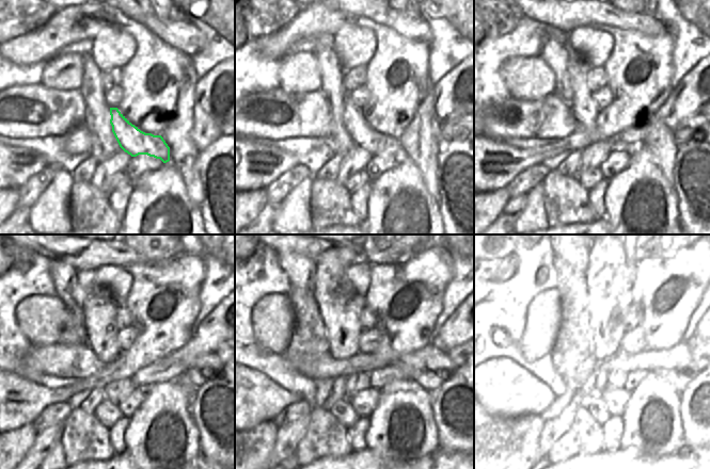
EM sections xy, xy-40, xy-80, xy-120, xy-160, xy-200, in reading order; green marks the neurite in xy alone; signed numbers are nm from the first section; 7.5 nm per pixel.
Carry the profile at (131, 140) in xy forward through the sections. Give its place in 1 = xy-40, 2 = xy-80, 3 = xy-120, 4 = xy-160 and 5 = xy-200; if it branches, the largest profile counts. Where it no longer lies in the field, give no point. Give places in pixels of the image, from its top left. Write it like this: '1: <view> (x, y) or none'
1: xy-40 (376, 143)
2: xy-80 (583, 108)
3: xy-120 (99, 308)
4: xy-160 (341, 306)
5: xy-200 (583, 297)

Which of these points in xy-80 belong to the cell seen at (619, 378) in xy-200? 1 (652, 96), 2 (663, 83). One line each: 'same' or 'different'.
1: different
2: different

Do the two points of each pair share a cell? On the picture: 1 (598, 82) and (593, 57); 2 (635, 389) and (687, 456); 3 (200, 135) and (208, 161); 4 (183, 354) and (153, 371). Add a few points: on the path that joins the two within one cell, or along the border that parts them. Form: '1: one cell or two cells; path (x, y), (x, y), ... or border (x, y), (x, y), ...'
1: two cells; border (590, 66), (602, 67)
2: two cells; border (675, 439), (651, 452)
3: two cells; border (222, 134), (201, 152)
4: one cell; path (175, 361), (166, 371), (160, 371)

